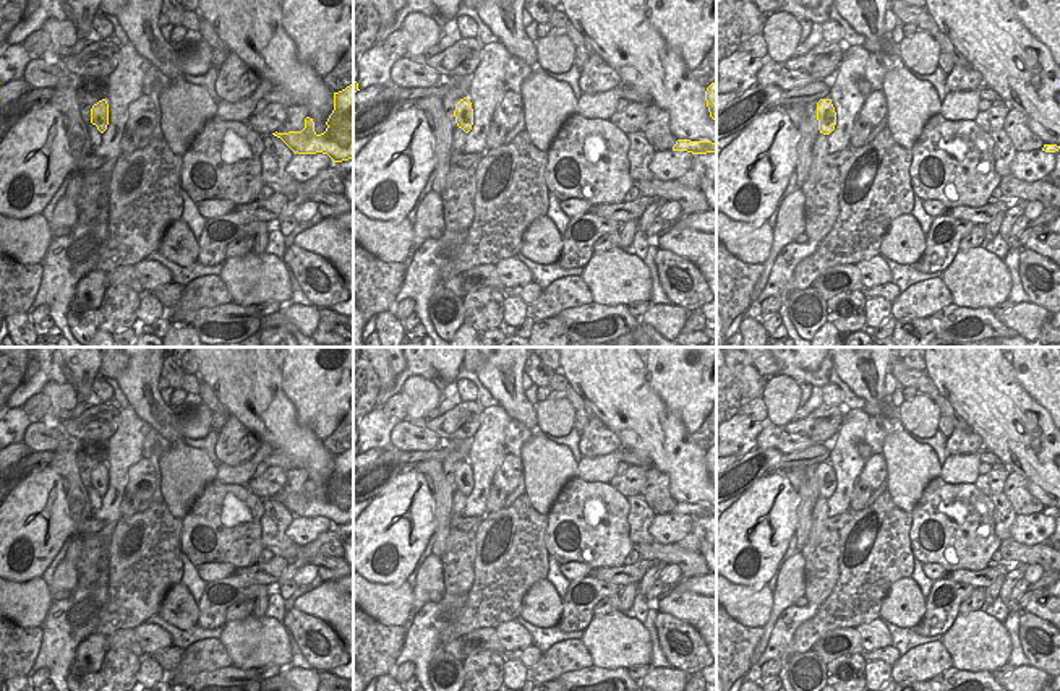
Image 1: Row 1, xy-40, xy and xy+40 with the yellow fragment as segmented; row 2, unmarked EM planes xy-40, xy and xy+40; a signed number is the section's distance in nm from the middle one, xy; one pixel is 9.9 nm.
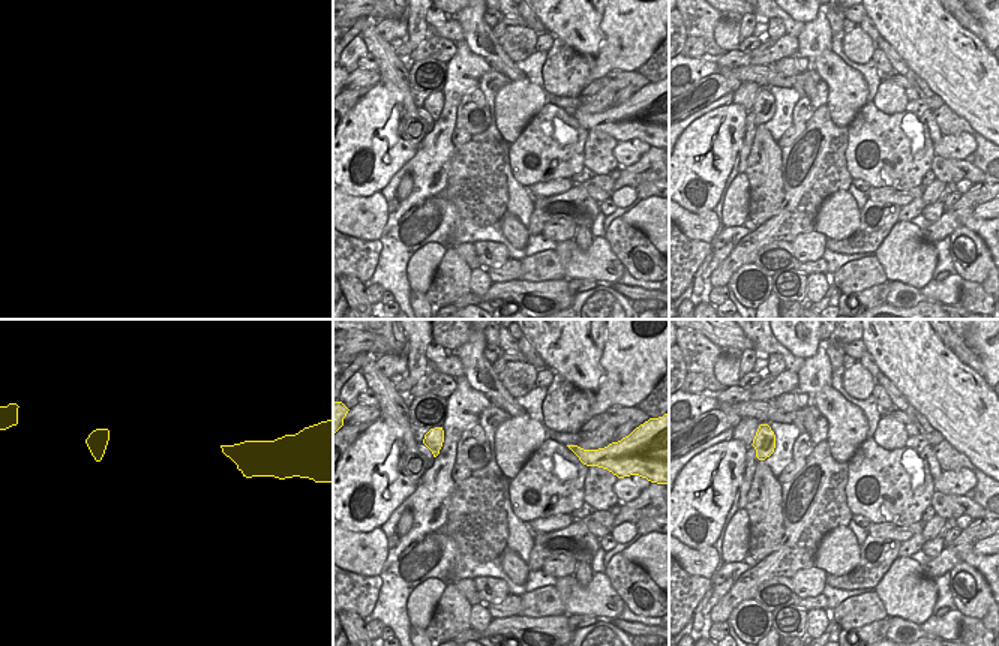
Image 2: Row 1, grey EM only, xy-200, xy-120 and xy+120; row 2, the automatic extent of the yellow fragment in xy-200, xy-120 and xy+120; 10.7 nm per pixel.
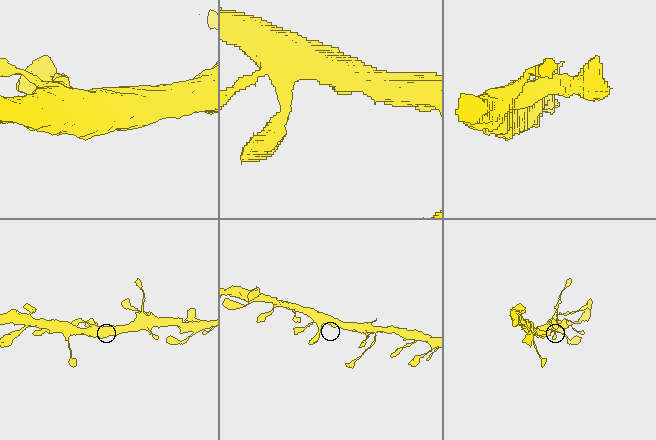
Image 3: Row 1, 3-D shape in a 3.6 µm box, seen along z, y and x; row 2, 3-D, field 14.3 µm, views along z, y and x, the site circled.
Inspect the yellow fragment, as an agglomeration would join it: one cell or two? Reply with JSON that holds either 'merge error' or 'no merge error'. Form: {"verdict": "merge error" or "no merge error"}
{"verdict": "no merge error"}

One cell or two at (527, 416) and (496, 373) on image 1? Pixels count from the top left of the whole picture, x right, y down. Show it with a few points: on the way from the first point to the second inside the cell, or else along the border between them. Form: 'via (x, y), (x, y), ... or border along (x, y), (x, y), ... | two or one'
via (517, 406), (501, 383) | one

